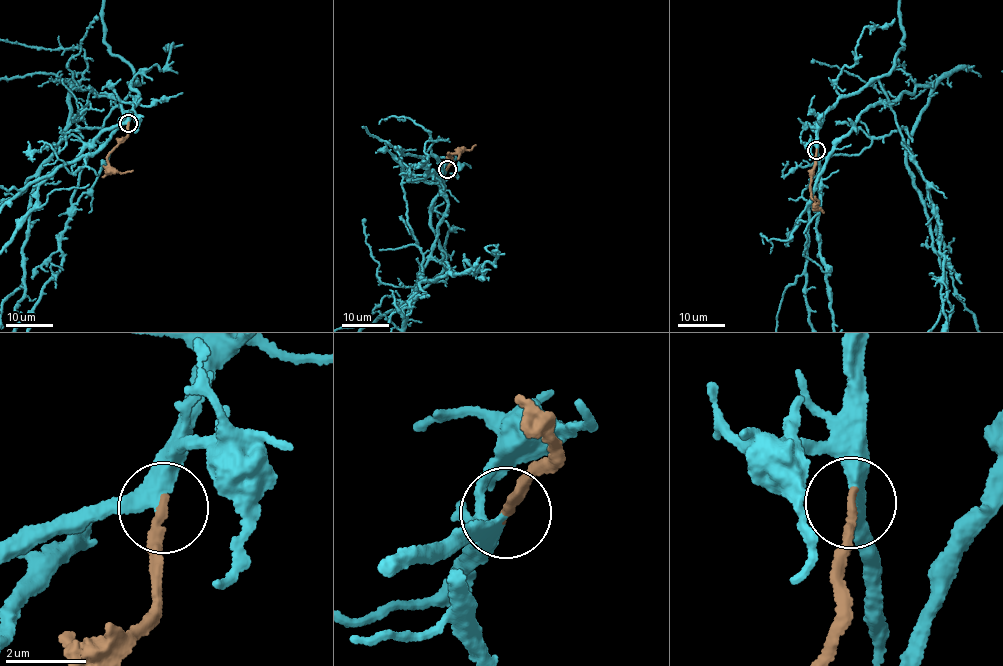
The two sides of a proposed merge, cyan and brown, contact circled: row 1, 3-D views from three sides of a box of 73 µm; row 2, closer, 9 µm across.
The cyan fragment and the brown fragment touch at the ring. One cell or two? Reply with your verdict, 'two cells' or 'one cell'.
one cell

